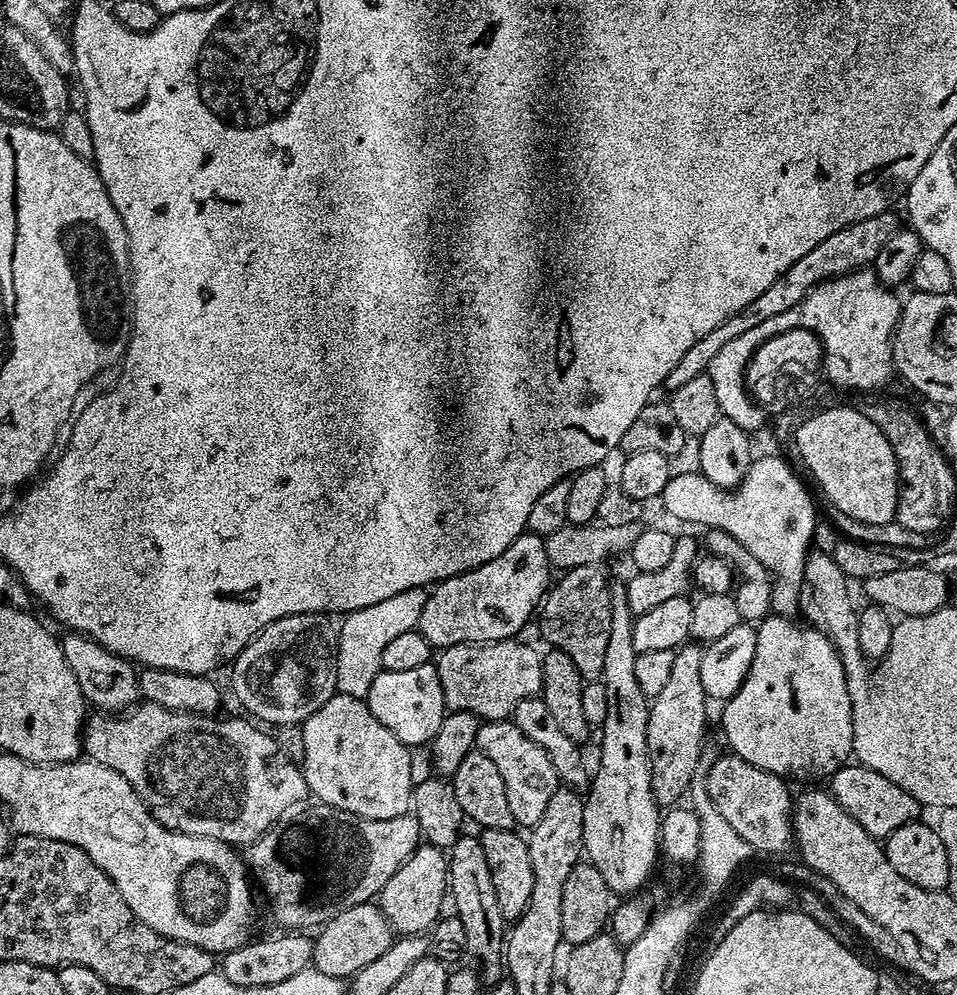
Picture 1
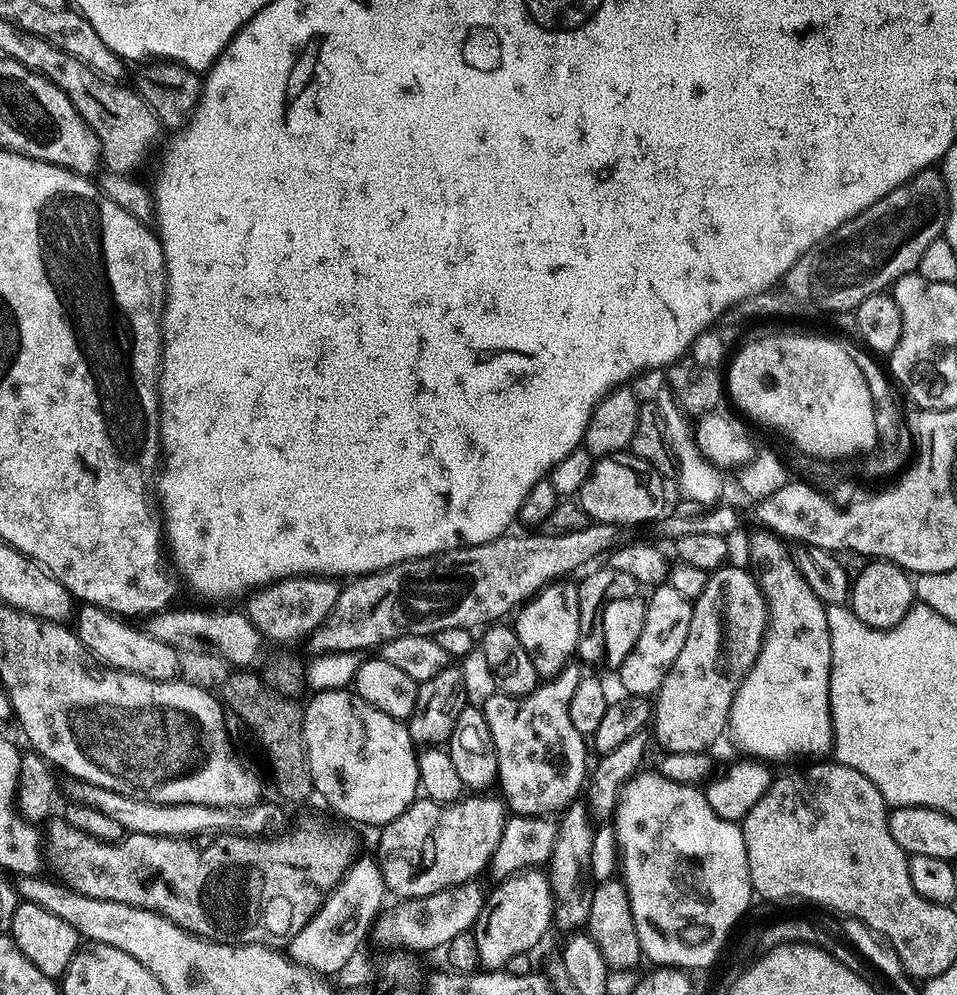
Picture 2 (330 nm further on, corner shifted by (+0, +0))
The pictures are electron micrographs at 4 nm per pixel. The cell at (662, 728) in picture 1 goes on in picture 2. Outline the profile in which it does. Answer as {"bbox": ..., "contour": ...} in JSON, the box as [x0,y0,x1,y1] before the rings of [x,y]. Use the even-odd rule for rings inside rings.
{"bbox":[654,567,770,753],"contour":[[[732,567],[718,568],[709,575],[706,590],[702,590],[692,606],[690,634],[686,634],[686,642],[682,645],[682,650],[678,650],[678,658],[674,658],[672,667],[668,669],[666,678],[654,697],[656,740],[664,747],[662,749],[665,753],[703,752],[711,749],[711,744],[720,735],[725,735],[736,692],[747,679],[748,672],[756,665],[756,659],[764,646],[770,617],[764,590],[759,579],[747,567]]]}

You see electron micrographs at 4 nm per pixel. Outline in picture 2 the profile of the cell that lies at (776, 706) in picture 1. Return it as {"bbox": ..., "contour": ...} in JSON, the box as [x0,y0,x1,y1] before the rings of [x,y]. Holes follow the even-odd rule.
{"bbox":[727,530,833,762],"contour":[[[756,530],[756,533],[748,540],[748,556],[752,559],[751,567],[758,573],[758,579],[764,590],[764,595],[768,601],[768,631],[764,636],[764,646],[760,651],[760,656],[756,659],[756,665],[748,672],[747,679],[744,680],[736,697],[732,703],[730,718],[728,719],[727,731],[732,732],[732,740],[741,748],[741,753],[747,754],[752,758],[759,758],[764,762],[773,762],[772,760],[788,760],[791,756],[816,756],[812,758],[824,758],[824,756],[833,751],[832,742],[832,711],[830,710],[830,702],[828,701],[828,691],[830,690],[830,640],[828,627],[826,626],[826,614],[824,613],[825,605],[814,594],[814,590],[810,590],[810,586],[802,578],[802,574],[796,569],[796,562],[792,559],[789,549],[786,547],[785,541],[781,537],[767,531]]]}

